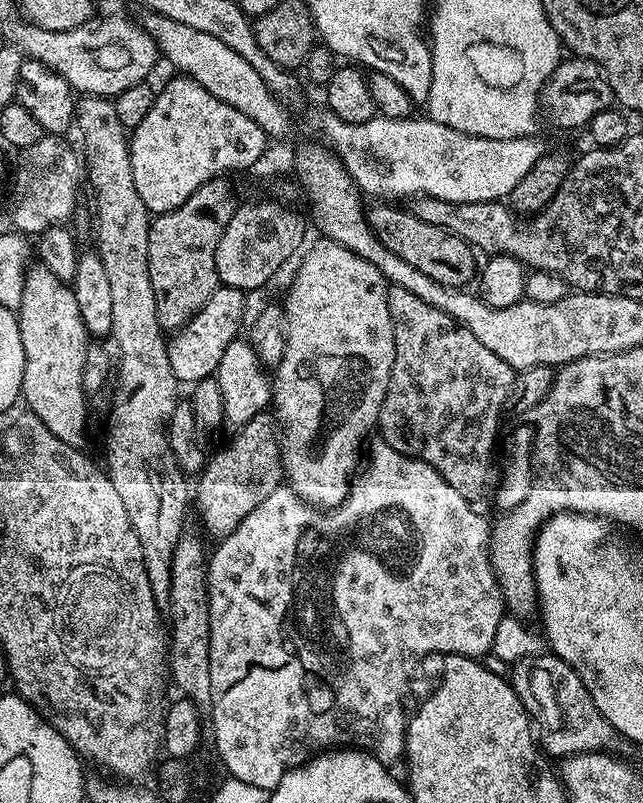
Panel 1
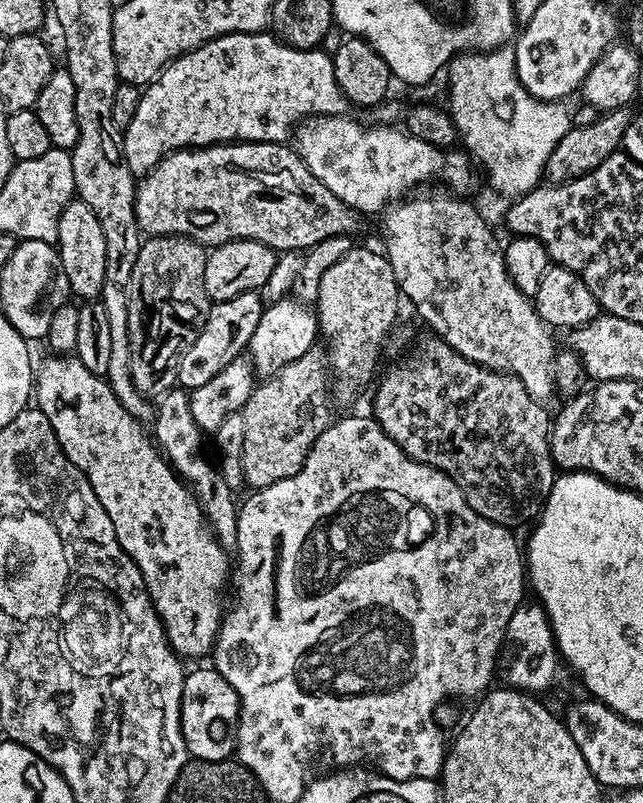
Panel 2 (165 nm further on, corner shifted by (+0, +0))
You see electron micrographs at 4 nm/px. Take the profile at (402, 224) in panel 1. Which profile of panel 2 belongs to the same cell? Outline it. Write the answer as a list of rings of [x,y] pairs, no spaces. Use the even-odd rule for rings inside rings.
[[[229,142],[227,144],[209,144],[206,148],[181,148],[178,152],[172,152],[165,156],[160,164],[148,171],[147,174],[137,183],[136,186],[136,221],[141,233],[145,237],[154,236],[187,236],[191,240],[203,246],[215,246],[234,242],[235,240],[253,240],[262,242],[267,248],[275,250],[277,253],[286,251],[307,250],[313,248],[322,238],[334,238],[335,236],[352,236],[360,228],[361,213],[354,211],[338,194],[326,190],[314,174],[306,166],[306,162],[301,158],[299,151],[295,147],[284,142]]]

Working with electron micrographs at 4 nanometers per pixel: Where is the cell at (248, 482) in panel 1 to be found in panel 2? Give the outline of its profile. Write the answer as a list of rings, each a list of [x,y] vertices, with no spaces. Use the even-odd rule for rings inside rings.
[[[314,346],[302,358],[294,358],[290,366],[282,366],[282,370],[257,383],[246,406],[238,412],[244,420],[240,454],[244,458],[245,485],[265,488],[302,470],[312,444],[334,420],[328,405],[328,380],[328,353],[323,347]]]

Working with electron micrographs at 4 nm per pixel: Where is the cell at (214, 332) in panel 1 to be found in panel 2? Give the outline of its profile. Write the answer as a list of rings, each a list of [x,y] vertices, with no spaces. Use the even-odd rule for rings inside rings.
[[[259,291],[238,294],[238,298],[213,303],[205,324],[198,329],[197,338],[181,358],[181,364],[177,368],[179,387],[191,390],[210,382],[210,378],[214,378],[214,374],[218,374],[222,366],[241,355],[247,349],[250,338],[254,338],[254,330],[262,318],[265,307]]]

